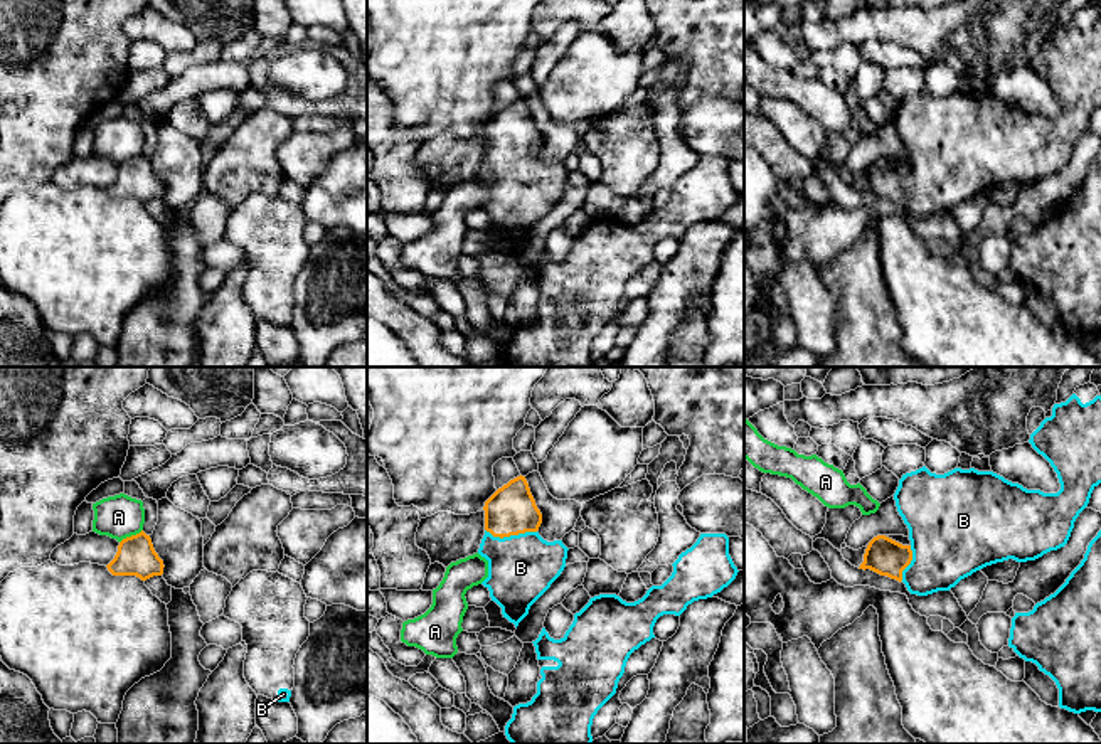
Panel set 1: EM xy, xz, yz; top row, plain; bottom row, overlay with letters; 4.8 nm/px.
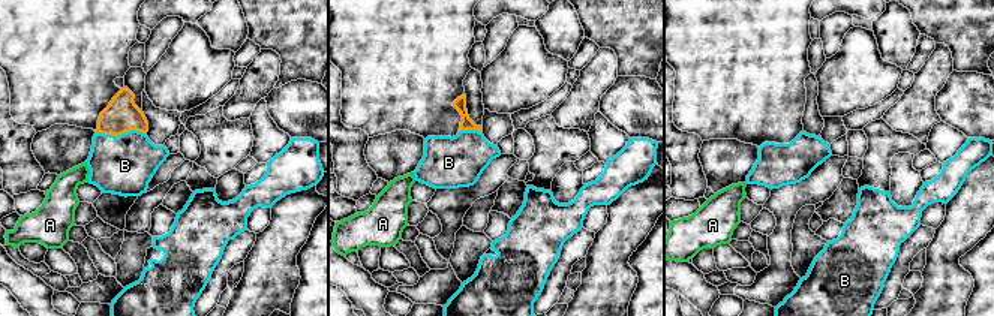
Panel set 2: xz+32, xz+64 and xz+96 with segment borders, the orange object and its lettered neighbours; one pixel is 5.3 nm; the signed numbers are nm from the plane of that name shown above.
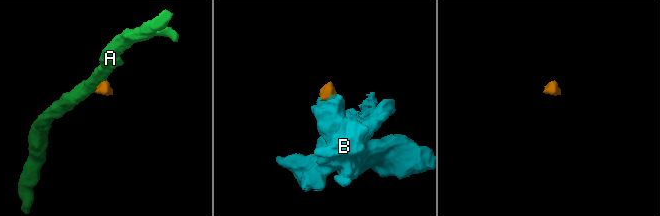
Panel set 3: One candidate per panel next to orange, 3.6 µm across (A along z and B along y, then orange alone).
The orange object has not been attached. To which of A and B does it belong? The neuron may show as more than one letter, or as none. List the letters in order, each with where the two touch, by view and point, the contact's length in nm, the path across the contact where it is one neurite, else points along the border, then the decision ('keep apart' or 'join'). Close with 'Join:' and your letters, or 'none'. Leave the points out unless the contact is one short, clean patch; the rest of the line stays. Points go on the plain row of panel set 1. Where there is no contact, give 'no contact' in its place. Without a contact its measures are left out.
A: xy (132, 159) | 130 nm | along xy (142, 152), (120, 165) | keep apart
B: xz (510, 157) | 240 nm | across xz (510, 133), (510, 157), (510, 167), (521, 191) | join
Join: B

